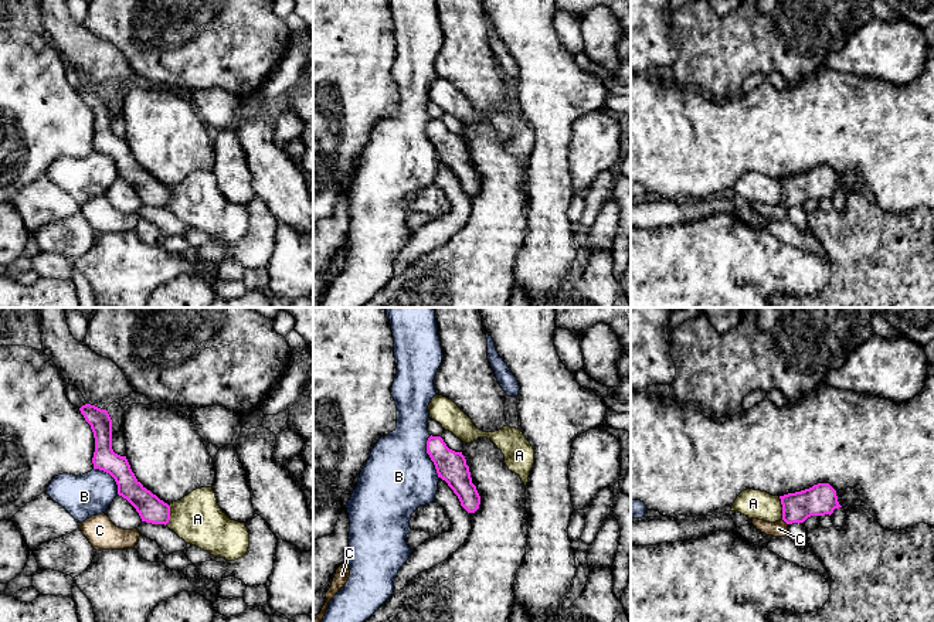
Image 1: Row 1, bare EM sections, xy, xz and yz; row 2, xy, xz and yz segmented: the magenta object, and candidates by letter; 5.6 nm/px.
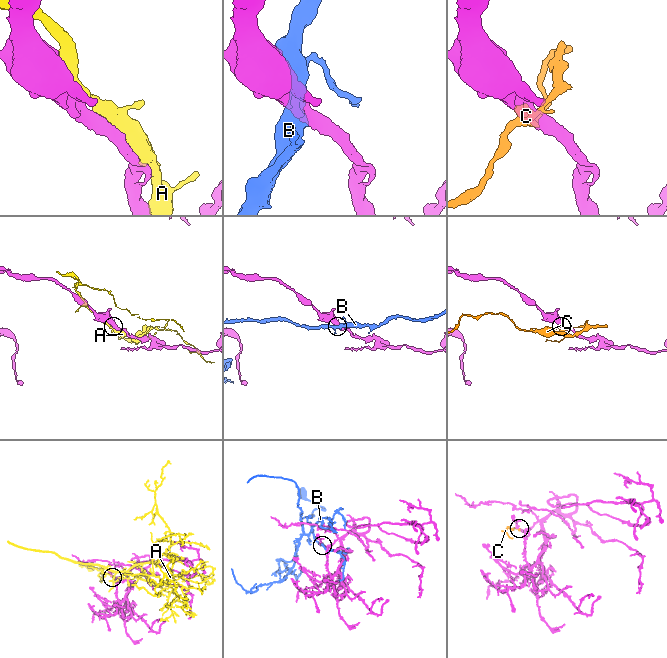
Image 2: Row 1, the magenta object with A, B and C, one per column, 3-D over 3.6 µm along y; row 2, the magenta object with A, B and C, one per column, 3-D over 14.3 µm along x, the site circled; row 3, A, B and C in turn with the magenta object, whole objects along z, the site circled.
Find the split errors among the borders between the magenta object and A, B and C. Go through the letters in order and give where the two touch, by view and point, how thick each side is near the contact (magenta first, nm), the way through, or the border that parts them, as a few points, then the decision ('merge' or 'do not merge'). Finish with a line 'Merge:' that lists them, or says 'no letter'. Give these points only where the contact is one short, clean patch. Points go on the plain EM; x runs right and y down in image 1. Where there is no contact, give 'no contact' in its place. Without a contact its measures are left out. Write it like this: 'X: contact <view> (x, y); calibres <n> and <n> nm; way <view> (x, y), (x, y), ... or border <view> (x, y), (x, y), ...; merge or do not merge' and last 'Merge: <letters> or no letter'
A: contact yz (783, 190); calibres 180 and 160 nm; do not merge
B: contact xz (430, 139); calibres 180 and 400 nm; do not merge
C: contact yz (784, 203); calibres 180 and 90 nm; border yz (783, 201), (787, 207); do not merge
Merge: no letter

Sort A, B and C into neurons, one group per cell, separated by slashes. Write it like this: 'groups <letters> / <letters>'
groups A / B / C

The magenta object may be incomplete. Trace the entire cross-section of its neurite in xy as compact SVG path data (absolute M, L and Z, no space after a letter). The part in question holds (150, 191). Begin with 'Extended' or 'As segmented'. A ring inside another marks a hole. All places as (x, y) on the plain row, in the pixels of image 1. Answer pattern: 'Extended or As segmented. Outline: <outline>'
As segmented. Outline: M91 86L82 88L79 94L95 120L94 152L103 153L115 162L118 177L136 191L142 204L166 208L170 203L170 188L136 162L126 139L113 135L112 102L108 94Z

